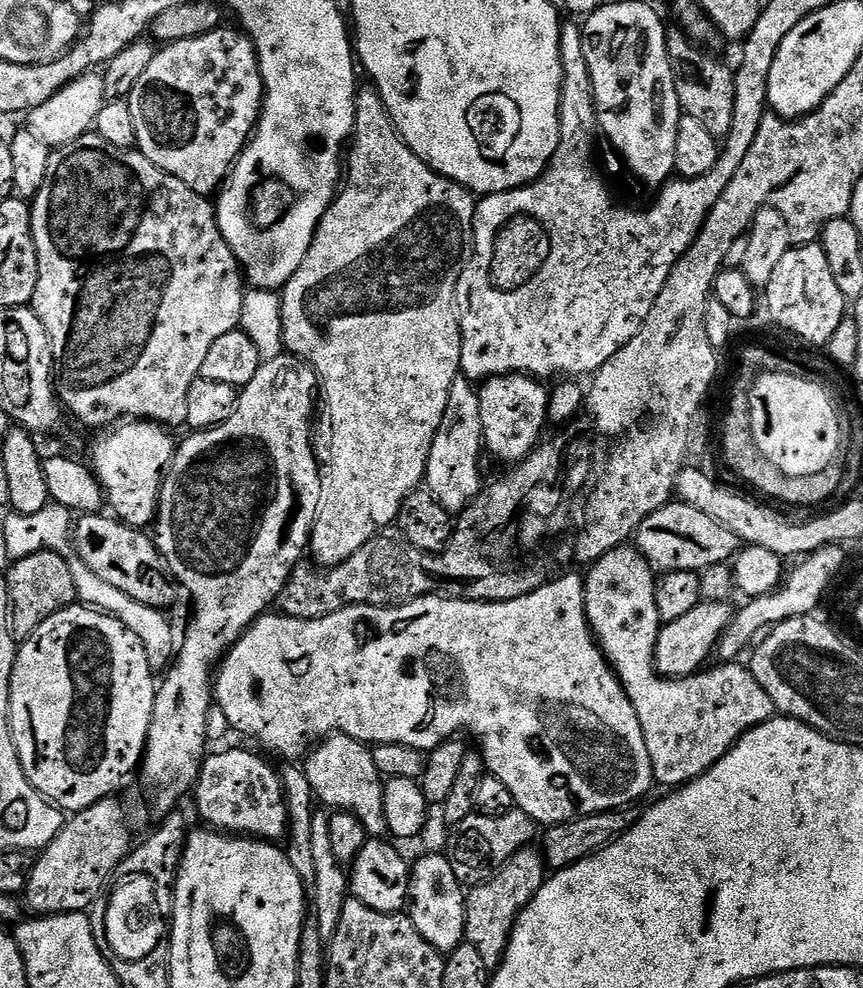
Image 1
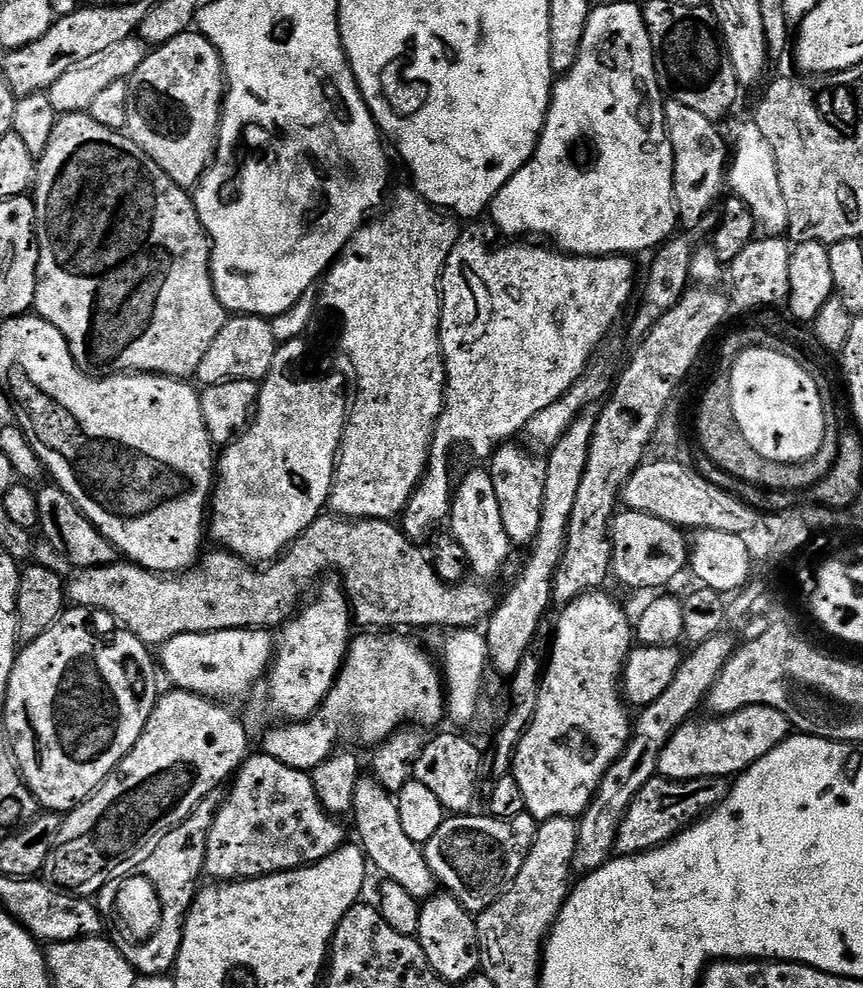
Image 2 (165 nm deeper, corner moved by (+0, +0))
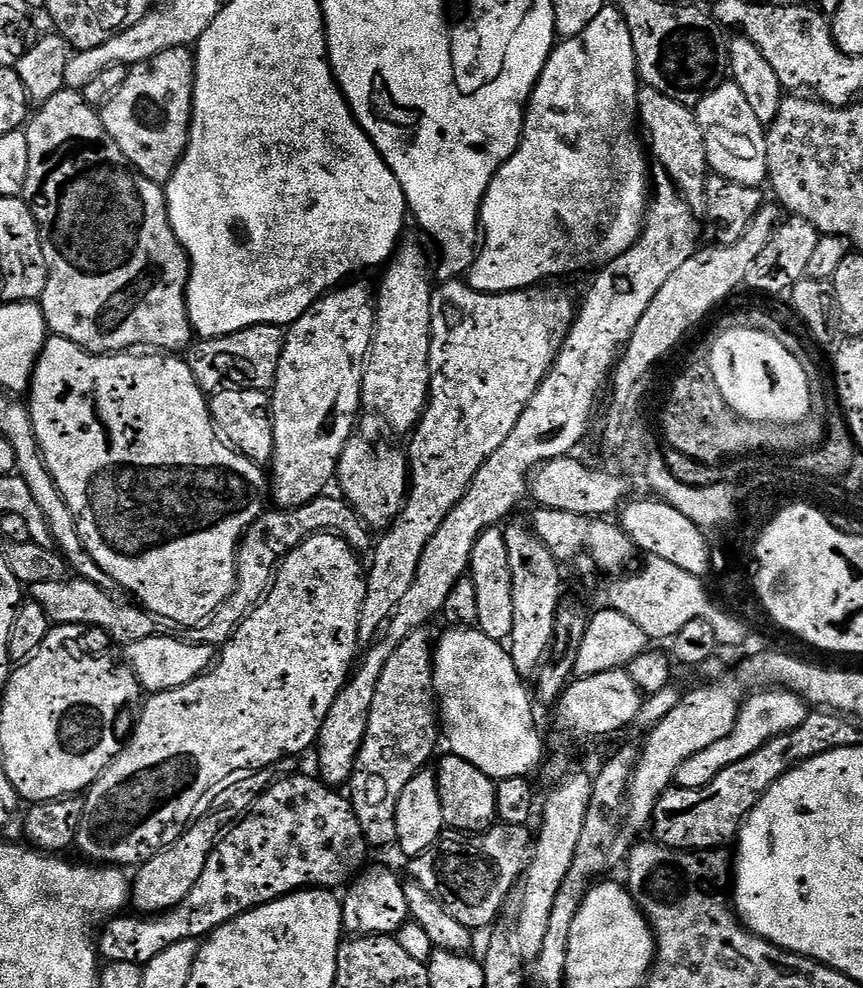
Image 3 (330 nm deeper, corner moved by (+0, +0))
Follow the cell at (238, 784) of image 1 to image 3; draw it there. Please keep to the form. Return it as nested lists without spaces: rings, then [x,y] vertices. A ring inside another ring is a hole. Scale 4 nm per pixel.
[[[281,775],[270,784],[217,840],[202,878],[178,906],[159,914],[111,917],[98,932],[99,959],[143,966],[178,942],[203,941],[218,926],[258,906],[305,888],[336,890],[359,877],[369,863],[370,845],[358,814],[347,795],[339,796],[312,776]]]

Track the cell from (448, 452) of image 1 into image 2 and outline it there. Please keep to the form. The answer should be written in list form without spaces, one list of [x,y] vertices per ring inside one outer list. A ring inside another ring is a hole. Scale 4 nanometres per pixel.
[[[476,466],[464,477],[459,477],[452,493],[452,511],[450,513],[450,535],[462,550],[466,550],[468,567],[473,577],[484,582],[492,582],[504,568],[508,555],[514,552],[514,545],[502,526],[502,510],[498,510],[498,494],[494,494],[492,473],[487,467]]]

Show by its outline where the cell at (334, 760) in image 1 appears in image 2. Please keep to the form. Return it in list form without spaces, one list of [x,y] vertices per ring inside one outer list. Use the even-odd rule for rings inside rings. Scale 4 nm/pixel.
[[[361,775],[354,786],[350,816],[351,819],[356,819],[356,832],[360,835],[360,844],[364,847],[363,855],[367,863],[371,867],[373,864],[384,880],[394,881],[398,886],[402,886],[402,890],[406,890],[406,894],[421,902],[433,895],[438,881],[426,862],[423,847],[419,843],[416,845],[412,841],[415,840],[413,833],[402,826],[402,818],[398,818],[398,806],[393,793],[387,792],[371,775]]]

